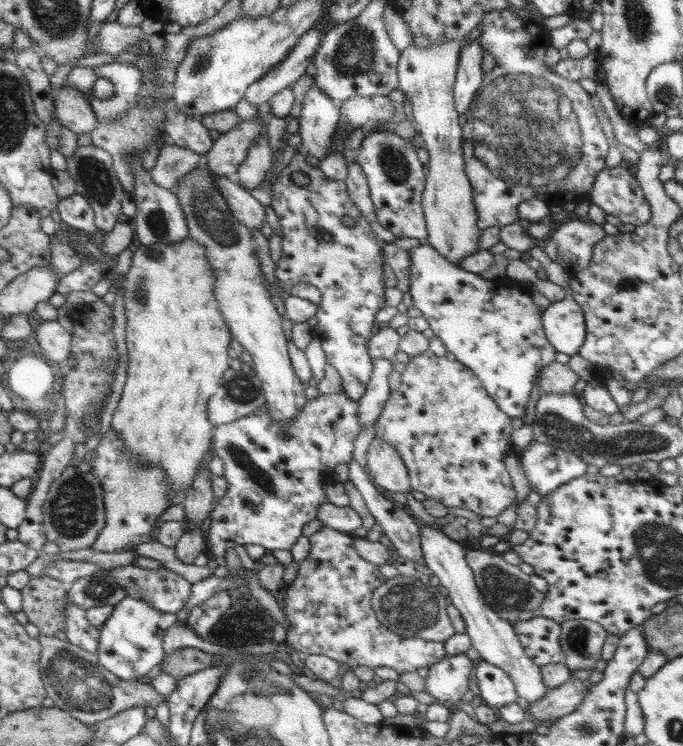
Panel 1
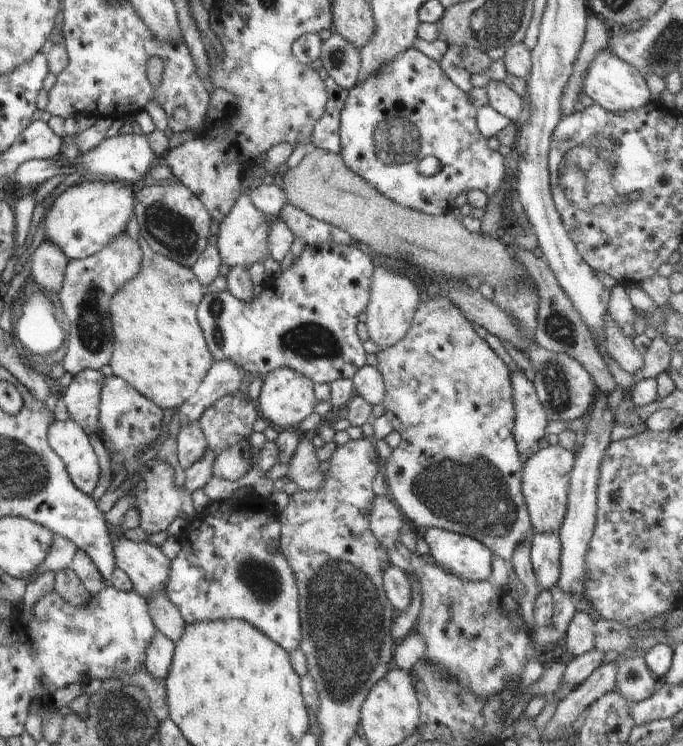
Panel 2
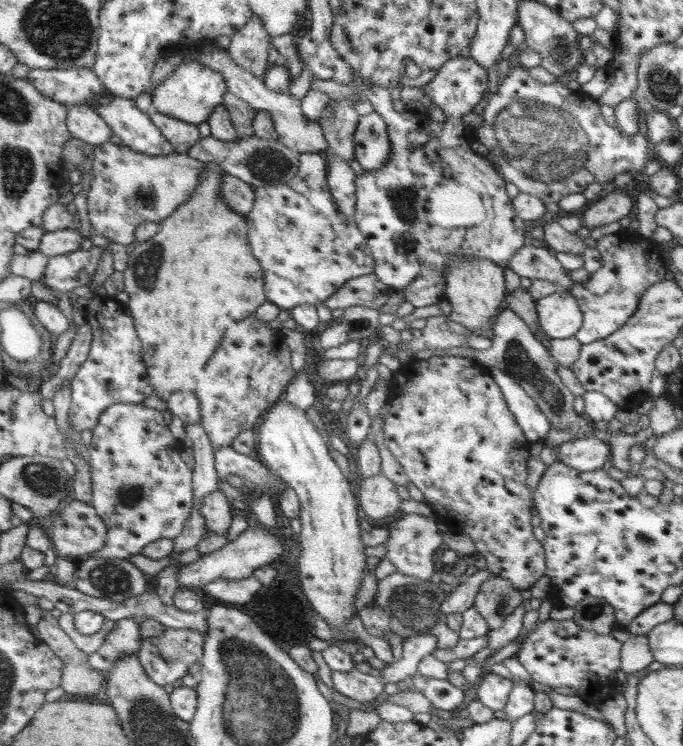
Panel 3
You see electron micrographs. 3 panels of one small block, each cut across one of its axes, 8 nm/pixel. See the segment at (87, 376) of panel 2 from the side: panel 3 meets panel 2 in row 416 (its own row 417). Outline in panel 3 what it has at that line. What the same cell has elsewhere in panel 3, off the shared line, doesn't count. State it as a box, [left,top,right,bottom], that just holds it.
[69,294,153,432]

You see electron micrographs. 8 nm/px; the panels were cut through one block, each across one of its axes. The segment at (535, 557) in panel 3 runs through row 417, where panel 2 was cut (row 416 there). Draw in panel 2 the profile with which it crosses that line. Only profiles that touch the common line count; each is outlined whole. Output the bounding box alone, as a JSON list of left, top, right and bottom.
[376,294,534,562]

